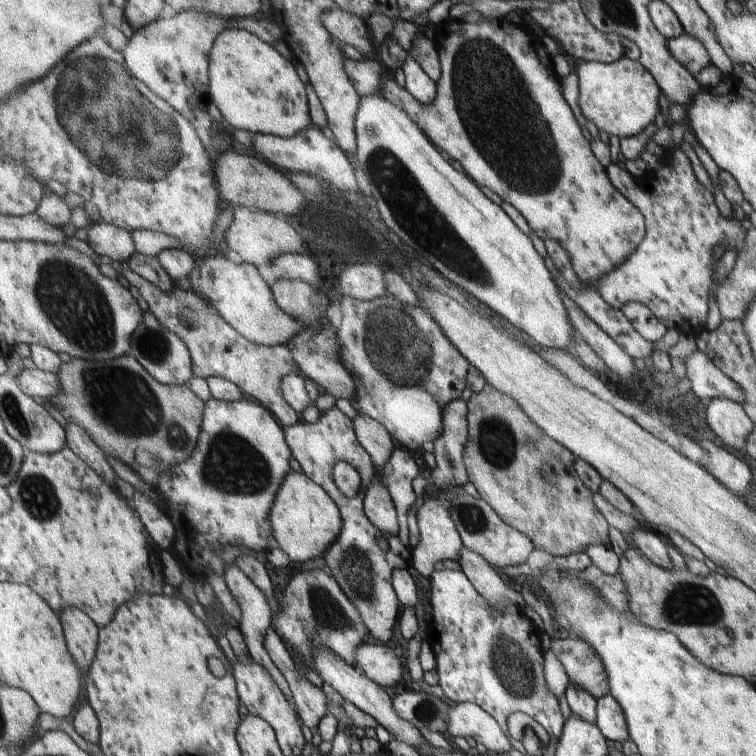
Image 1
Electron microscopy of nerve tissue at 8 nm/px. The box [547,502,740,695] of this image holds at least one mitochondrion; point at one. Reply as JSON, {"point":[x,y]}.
{"point":[686,604]}

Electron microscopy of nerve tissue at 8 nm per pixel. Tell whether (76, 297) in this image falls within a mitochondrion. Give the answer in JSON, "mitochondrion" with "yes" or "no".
{"mitochondrion":"yes"}

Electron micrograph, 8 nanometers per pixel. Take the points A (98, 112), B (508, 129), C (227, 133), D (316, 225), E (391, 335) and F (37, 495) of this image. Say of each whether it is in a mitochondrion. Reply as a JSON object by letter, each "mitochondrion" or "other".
{"A":"mitochondrion","B":"mitochondrion","C":"other","D":"other","E":"mitochondrion","F":"mitochondrion"}

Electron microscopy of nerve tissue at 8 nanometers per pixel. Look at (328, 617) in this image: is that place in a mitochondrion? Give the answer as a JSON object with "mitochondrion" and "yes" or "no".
{"mitochondrion":"yes"}

